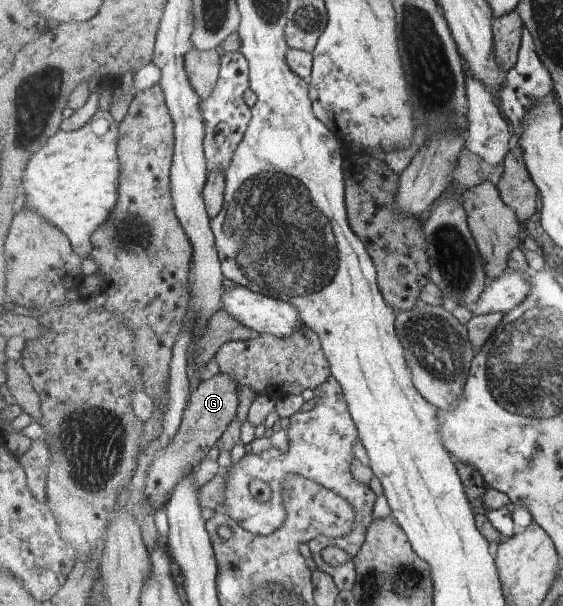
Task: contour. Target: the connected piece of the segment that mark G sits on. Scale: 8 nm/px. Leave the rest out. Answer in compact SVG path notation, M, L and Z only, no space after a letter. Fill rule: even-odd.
M217 373L214 376L205 375L199 384L192 388L189 398L189 406L183 416L183 428L173 440L173 446L169 446L161 456L157 456L155 464L149 470L147 480L147 498L149 506L153 510L159 510L161 506L168 504L176 486L191 472L197 470L203 458L211 456L217 449L217 444L228 430L228 426L237 418L239 408L239 394L237 394L238 382L228 374Z

